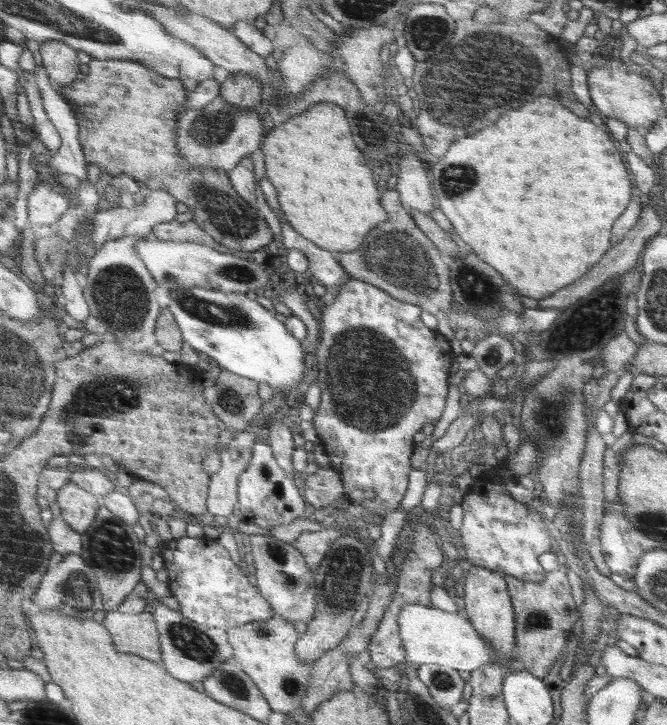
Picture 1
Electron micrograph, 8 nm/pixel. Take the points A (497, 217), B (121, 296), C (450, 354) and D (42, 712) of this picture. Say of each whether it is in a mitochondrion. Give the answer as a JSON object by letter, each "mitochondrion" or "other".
{"A":"other","B":"mitochondrion","C":"other","D":"mitochondrion"}

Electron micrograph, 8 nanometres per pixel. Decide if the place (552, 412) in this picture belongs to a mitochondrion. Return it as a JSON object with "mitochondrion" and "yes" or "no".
{"mitochondrion":"yes"}

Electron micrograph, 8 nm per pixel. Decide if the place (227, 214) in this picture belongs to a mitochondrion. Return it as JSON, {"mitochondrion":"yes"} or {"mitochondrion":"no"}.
{"mitochondrion":"yes"}

